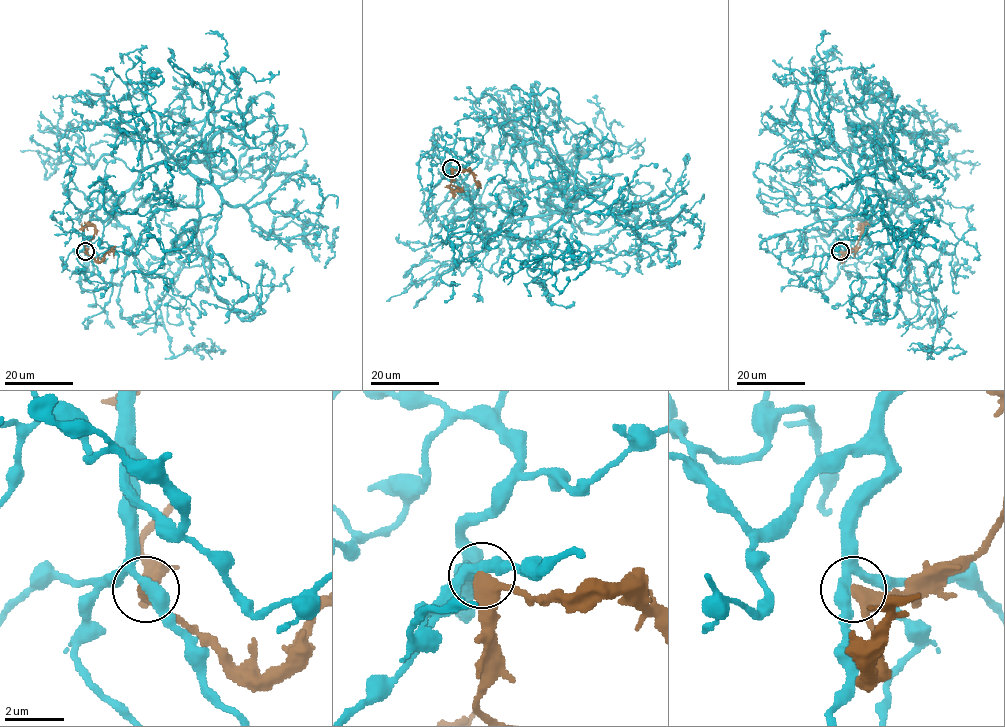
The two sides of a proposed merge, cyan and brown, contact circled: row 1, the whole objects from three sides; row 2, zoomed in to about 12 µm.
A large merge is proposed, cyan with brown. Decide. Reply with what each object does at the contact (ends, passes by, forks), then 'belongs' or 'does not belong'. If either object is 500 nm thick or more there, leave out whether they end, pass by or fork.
cyan forks; brown passes by; does not belong

